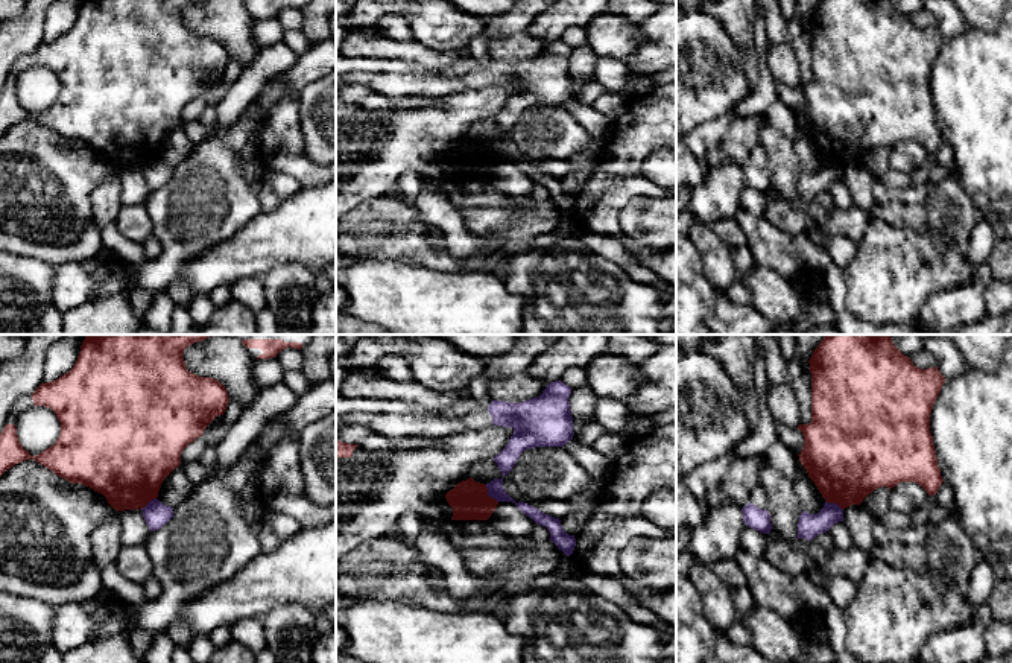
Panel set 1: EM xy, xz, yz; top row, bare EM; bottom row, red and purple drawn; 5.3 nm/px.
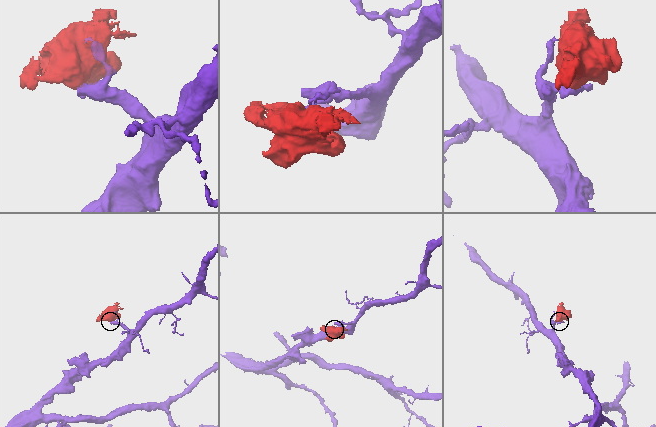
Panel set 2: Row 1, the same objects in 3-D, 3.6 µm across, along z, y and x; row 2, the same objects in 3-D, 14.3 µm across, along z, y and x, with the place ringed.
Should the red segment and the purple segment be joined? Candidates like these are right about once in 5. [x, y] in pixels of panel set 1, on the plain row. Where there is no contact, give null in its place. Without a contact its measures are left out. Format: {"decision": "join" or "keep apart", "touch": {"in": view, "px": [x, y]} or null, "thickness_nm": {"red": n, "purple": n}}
{"decision": "keep apart", "touch": {"in": "xz", "px": [487, 154]}, "thickness_nm": {"red": 200, "purple": 100}}

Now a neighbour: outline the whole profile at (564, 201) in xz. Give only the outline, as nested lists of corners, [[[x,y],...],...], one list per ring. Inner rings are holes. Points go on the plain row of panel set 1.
[[[503,137],[494,138],[489,143],[486,143],[488,155],[495,158],[497,161],[512,161],[518,166],[518,169],[530,176],[536,184],[542,184],[550,192],[550,199],[558,205],[559,210],[562,210],[567,216],[570,216],[576,205],[574,195],[568,195],[562,186],[561,179],[555,178],[552,175],[547,175],[541,172],[538,167],[530,166],[524,161],[515,161],[503,148]]]

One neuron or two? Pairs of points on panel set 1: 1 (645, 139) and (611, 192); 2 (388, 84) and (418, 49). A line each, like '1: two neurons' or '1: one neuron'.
1: one neuron
2: two neurons

